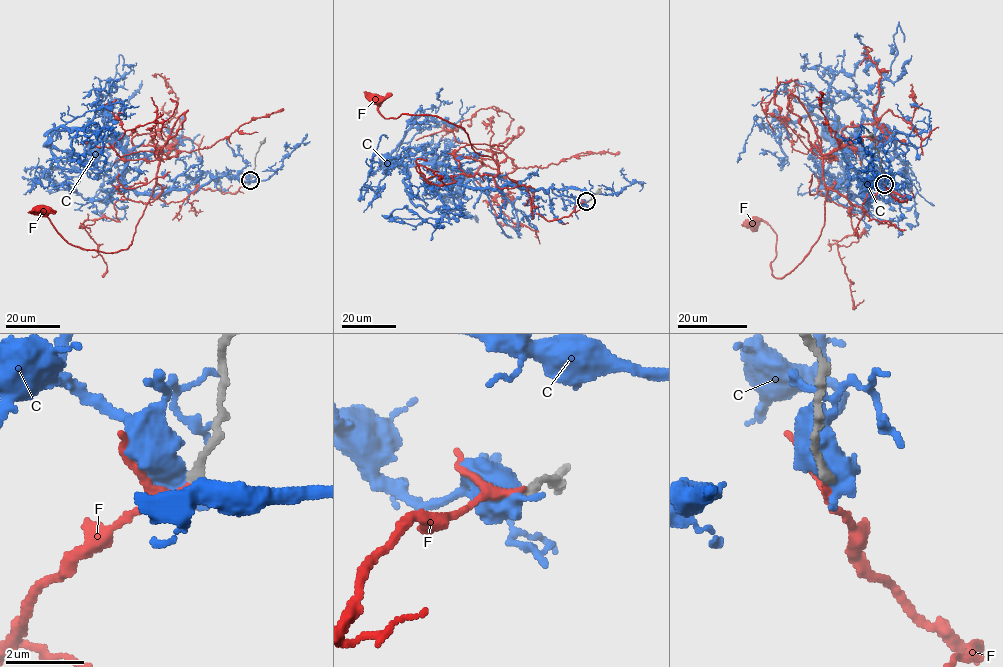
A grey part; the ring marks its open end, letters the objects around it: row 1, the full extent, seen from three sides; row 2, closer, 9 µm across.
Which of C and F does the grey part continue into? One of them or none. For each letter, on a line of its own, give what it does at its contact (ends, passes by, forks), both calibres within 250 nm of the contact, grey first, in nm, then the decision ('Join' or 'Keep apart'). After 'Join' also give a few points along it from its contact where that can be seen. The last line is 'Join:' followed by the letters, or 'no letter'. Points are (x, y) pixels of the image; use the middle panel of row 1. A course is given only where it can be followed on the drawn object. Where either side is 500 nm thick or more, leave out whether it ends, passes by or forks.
C: Thickness 240 nm (grey) against 500 nm. Keep apart
F: It passes by. Thickness 240 nm (grey) against 130 nm. Join. Its course: (586, 202), (547, 221), (530, 187), (500, 189), (495, 161), (462, 128), (385, 118), (377, 100)
Join: F

